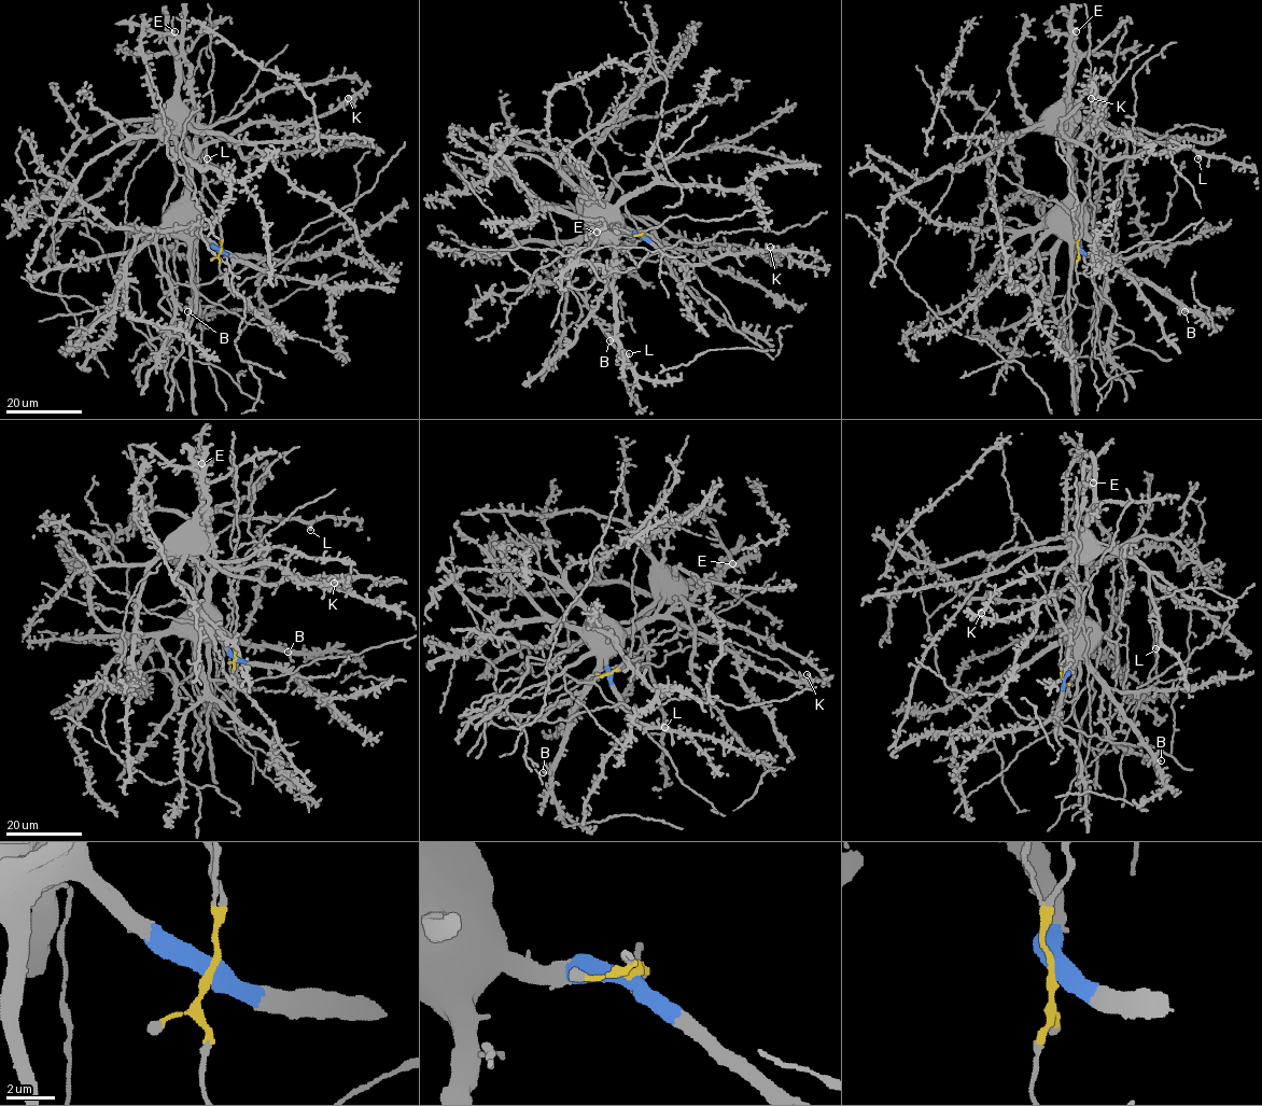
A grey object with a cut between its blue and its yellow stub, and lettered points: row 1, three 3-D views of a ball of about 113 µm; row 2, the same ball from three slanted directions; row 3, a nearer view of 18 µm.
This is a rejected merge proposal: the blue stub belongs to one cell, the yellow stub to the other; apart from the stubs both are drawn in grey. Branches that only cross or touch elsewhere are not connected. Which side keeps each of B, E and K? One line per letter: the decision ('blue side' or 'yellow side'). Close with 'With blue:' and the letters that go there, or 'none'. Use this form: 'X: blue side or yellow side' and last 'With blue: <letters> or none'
B: blue side
E: blue side
K: blue side
With blue: B, E, K

